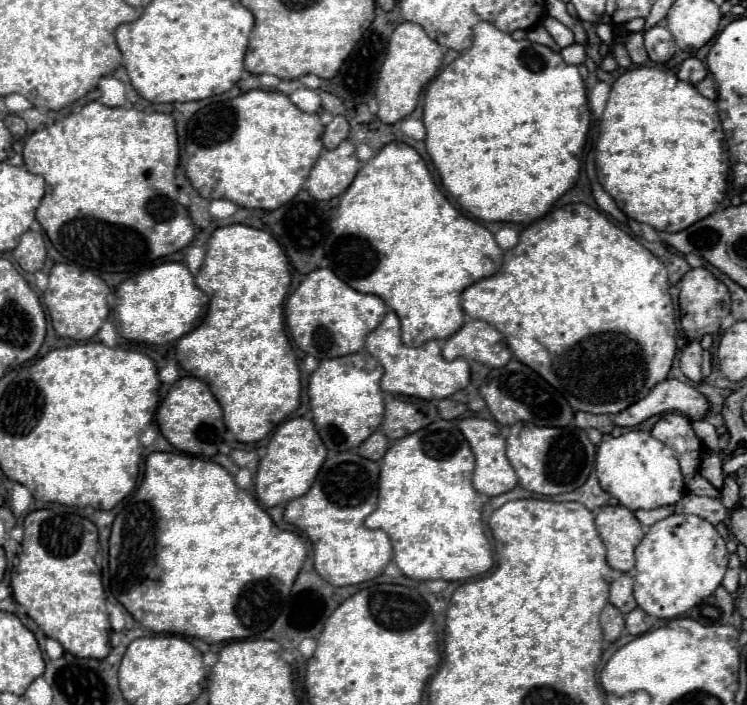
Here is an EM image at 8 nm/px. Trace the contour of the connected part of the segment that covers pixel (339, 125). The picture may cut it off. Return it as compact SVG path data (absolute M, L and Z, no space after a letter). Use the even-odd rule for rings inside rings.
M336 115L334 121L330 125L326 125L326 131L324 131L324 137L322 137L324 147L326 149L338 147L344 139L348 139L348 131L350 131L348 121L342 115Z

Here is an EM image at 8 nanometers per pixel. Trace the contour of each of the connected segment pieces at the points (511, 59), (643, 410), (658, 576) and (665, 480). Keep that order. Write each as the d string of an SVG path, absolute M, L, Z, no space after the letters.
M480 21L474 27L474 43L464 54L456 57L450 65L444 67L444 73L440 71L438 77L428 85L424 95L424 125L426 125L426 138L424 151L440 175L445 192L462 205L468 213L481 222L503 222L503 223L532 223L546 215L558 199L578 181L578 173L581 169L580 155L583 153L587 136L590 130L590 109L586 107L586 89L582 83L582 77L578 67L564 63L560 53L554 53L552 49L532 43L528 39L514 41L508 33L498 31L492 23Z
M666 379L632 407L612 415L612 421L618 427L636 427L642 421L668 411L678 411L690 419L702 419L706 409L708 403L698 389L678 379Z
M670 515L654 523L636 547L634 599L642 611L658 619L674 619L716 591L728 567L726 541L712 523L698 515Z
M628 431L620 437L604 435L598 445L596 475L600 487L630 511L674 505L684 495L684 477L676 453L648 431Z

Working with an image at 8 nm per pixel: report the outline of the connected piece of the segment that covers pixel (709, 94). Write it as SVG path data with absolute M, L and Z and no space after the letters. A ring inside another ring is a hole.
M706 77L704 81L700 81L696 85L696 89L706 97L706 99L716 99L716 83L712 81L712 77Z

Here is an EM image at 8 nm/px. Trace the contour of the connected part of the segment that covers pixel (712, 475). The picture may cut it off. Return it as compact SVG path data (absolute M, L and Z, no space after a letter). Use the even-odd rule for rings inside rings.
M708 447L702 449L698 473L700 473L704 479L708 479L714 487L722 489L722 483L724 483L724 475L722 475L722 457L720 457L716 451L712 451L712 449L708 449Z

